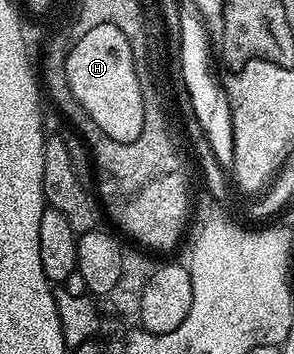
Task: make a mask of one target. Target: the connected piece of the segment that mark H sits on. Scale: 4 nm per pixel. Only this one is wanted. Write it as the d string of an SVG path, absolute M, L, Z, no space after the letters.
M115 24L91 27L70 44L67 59L69 87L85 113L114 141L132 143L141 137L144 110L141 88L134 72L133 53L125 33Z

